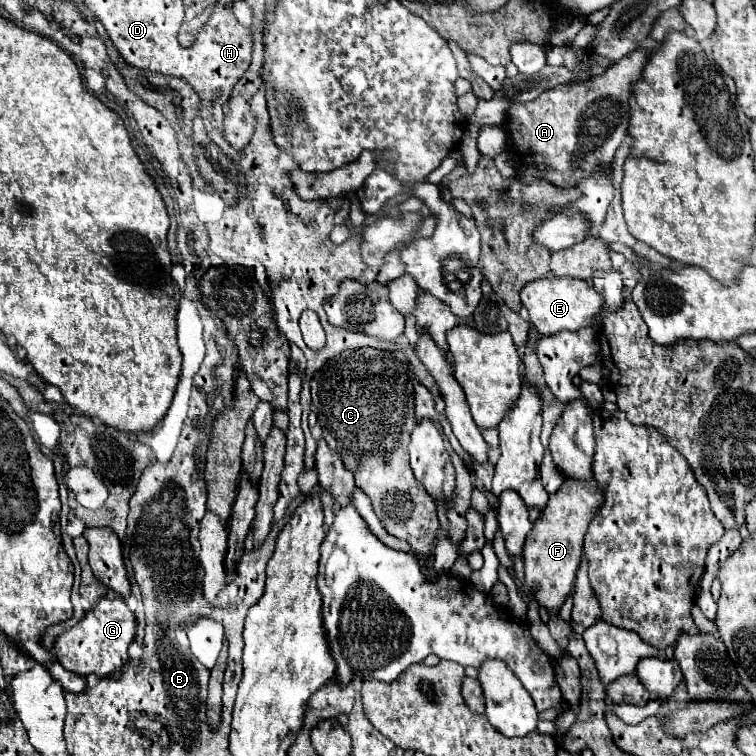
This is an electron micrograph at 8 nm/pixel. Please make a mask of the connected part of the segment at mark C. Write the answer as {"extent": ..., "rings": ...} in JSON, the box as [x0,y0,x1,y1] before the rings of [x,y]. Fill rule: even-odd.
{"extent":[312,350,440,558],"rings":[[[346,350],[344,354],[332,358],[324,370],[318,370],[312,378],[312,408],[318,414],[318,424],[324,430],[324,440],[330,450],[334,450],[344,466],[354,474],[356,486],[372,500],[374,512],[384,524],[386,532],[408,542],[412,554],[428,558],[432,554],[432,544],[436,542],[440,520],[436,504],[428,502],[428,494],[416,486],[412,478],[412,468],[408,462],[408,444],[414,430],[414,368],[404,356],[404,352],[386,352],[386,350]]]}

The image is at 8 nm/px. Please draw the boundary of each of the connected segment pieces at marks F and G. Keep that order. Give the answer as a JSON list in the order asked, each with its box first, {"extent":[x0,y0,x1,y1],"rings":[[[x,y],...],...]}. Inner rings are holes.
[{"extent":[524,480,602,616],"rings":[[[594,480],[588,482],[568,482],[560,486],[556,494],[550,496],[546,508],[540,518],[534,522],[534,528],[526,536],[524,544],[524,574],[526,574],[526,590],[536,598],[536,602],[546,608],[552,616],[558,616],[562,604],[572,592],[574,576],[582,556],[582,542],[586,528],[600,506],[602,494],[600,486]]]},{"extent":[54,596,136,678],"rings":[[[104,596],[100,598],[100,602],[94,604],[90,612],[86,612],[86,616],[76,626],[72,626],[64,634],[60,634],[60,638],[56,638],[54,652],[66,670],[74,672],[76,668],[86,666],[88,672],[74,672],[74,674],[88,676],[94,672],[100,678],[106,678],[120,672],[122,666],[128,662],[128,646],[134,642],[134,636],[136,636],[136,618],[126,606],[126,602],[120,596]]]}]

